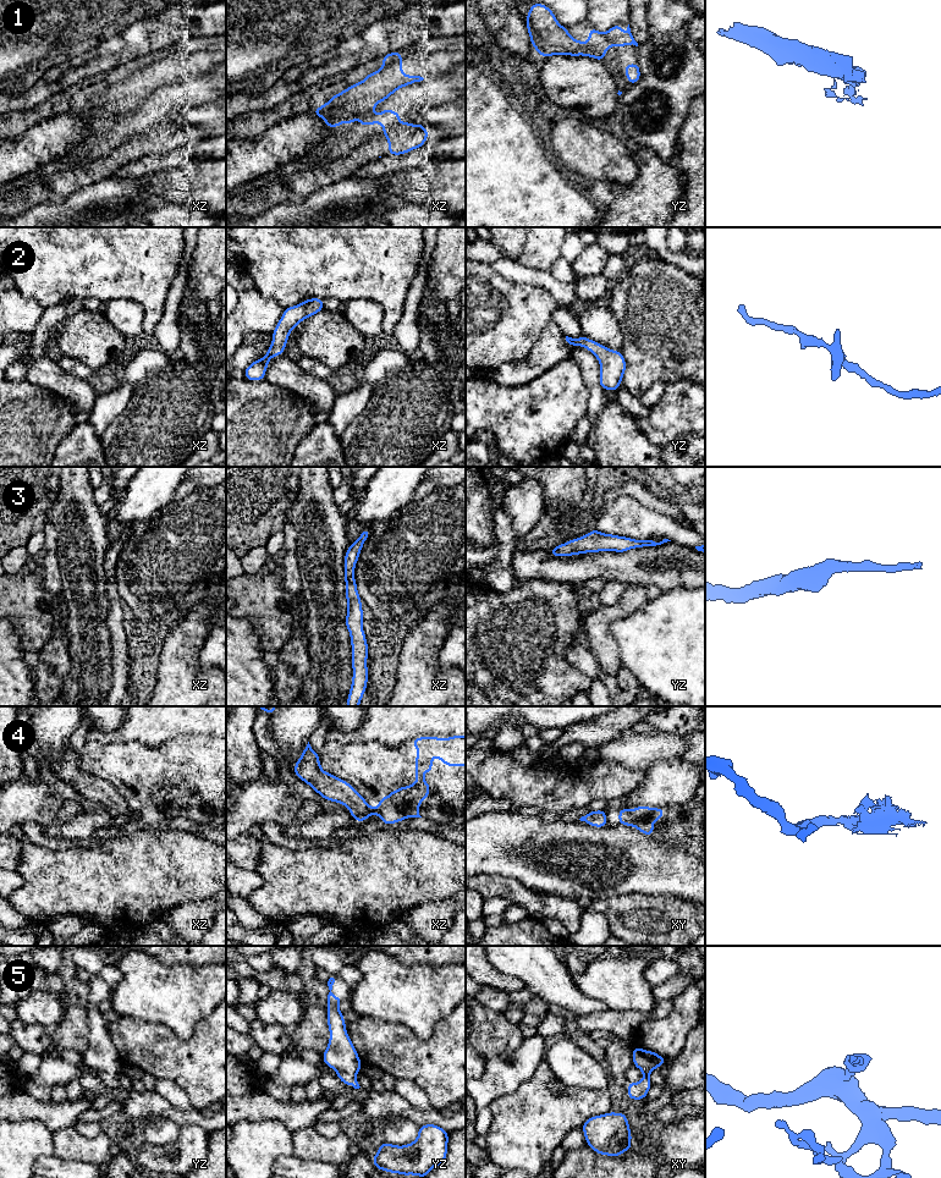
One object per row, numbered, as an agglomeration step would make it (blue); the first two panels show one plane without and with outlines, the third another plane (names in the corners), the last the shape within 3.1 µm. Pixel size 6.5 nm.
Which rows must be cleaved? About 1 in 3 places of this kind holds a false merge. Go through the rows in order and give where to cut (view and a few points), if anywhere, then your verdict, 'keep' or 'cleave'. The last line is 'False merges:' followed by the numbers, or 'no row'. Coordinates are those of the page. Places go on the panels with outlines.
1: cut in xz along (400, 124), (385, 136); cleave
2: no cut; keep
3: no cut; keep
4: cut in xz along (367, 804), (372, 813); cleave
5: no cut; keep
False merges: 1, 4

